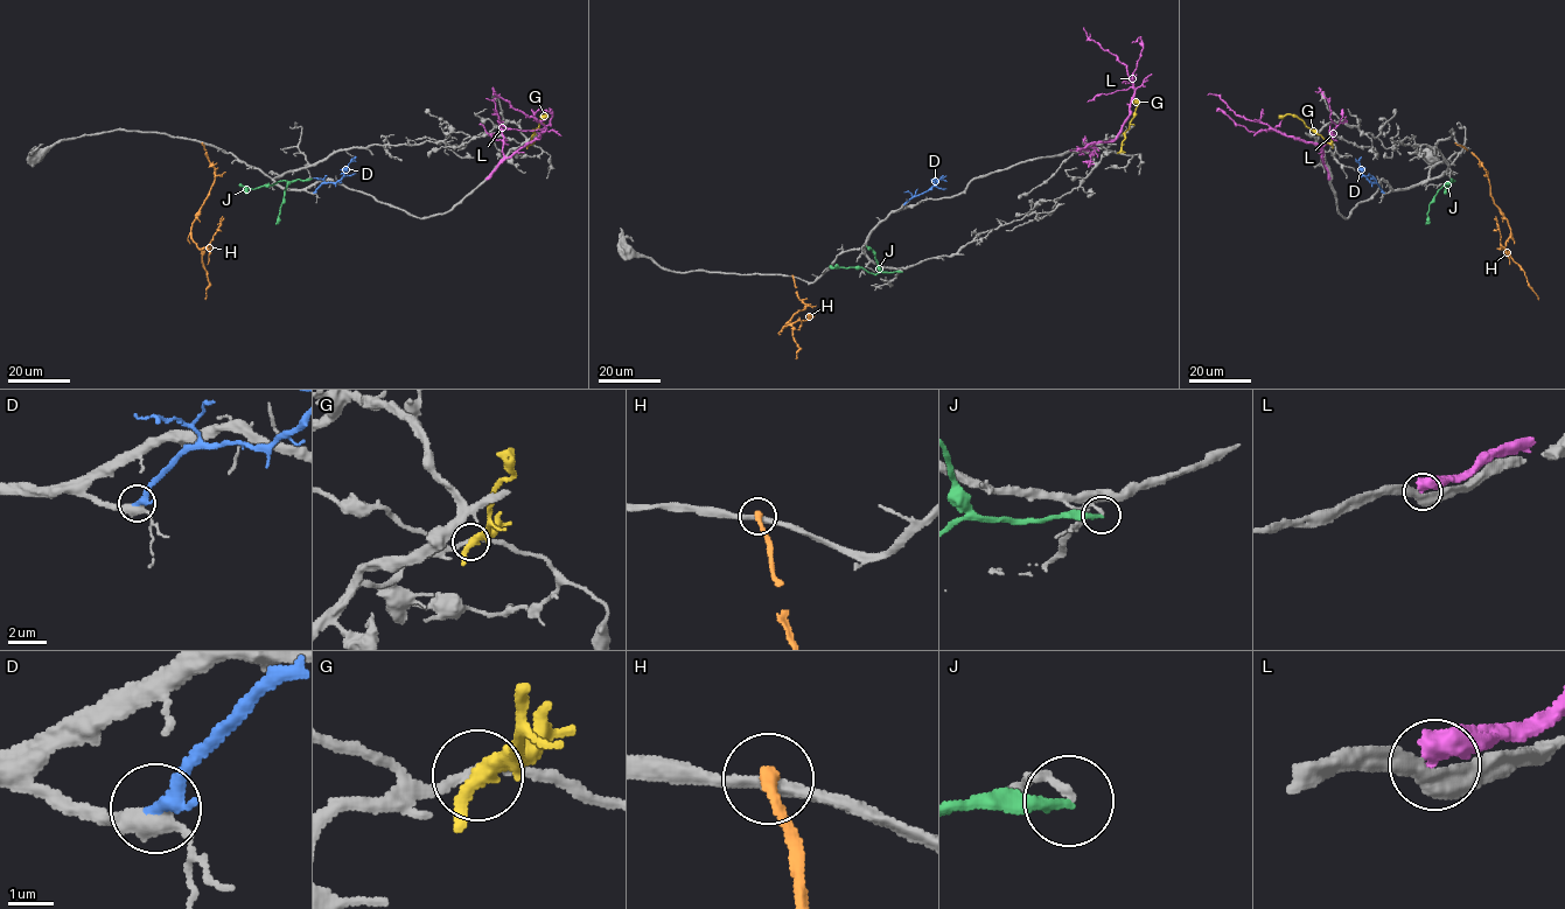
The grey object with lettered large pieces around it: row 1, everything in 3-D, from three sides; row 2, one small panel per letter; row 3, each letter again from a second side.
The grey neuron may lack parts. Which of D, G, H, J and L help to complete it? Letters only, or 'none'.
D

